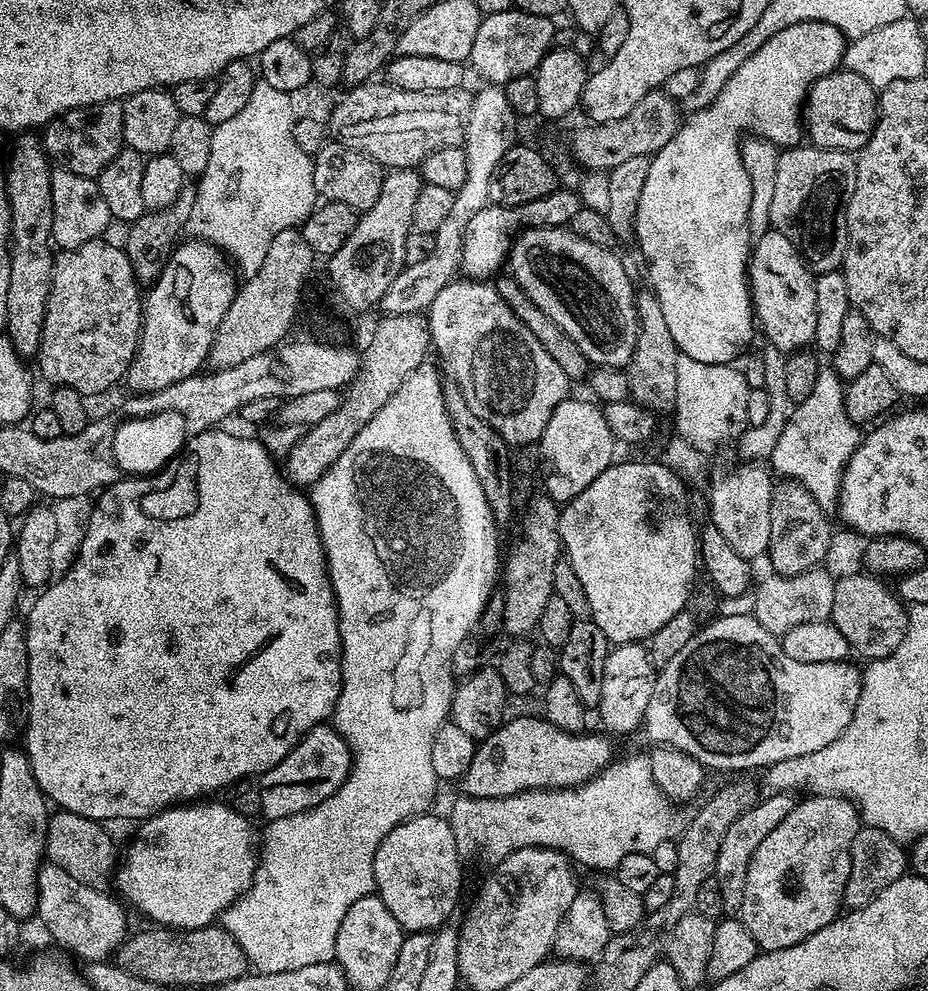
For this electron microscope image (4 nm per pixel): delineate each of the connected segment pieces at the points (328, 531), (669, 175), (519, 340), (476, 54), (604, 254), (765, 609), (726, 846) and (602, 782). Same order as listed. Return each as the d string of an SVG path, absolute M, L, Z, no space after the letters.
M432 362L420 364L418 370L414 370L414 374L410 374L410 378L406 378L406 382L402 382L402 386L398 386L398 390L392 395L390 402L386 402L386 406L382 406L382 410L378 410L378 414L374 414L374 418L370 418L370 422L366 422L366 426L362 426L362 430L354 438L354 442L350 442L350 446L346 446L346 450L342 450L342 454L332 463L330 470L326 470L324 477L322 477L317 484L311 485L310 499L312 502L312 509L316 512L316 525L320 528L320 541L324 547L324 558L328 562L328 577L332 583L332 592L336 595L336 609L338 610L338 618L340 619L340 693L338 694L338 702L336 703L336 708L332 711L330 720L336 729L336 733L348 743L348 749L352 752L352 773L348 775L346 782L342 782L342 786L334 794L330 794L330 798L326 798L326 802L322 802L310 810L302 810L298 814L290 814L286 818L267 821L266 826L268 826L268 829L264 832L264 844L262 840L258 848L256 873L252 879L252 884L239 900L235 900L233 904L218 917L222 927L232 935L238 946L240 946L248 956L249 965L251 965L257 973L265 972L266 974L278 974L286 970L299 970L302 966L329 963L336 954L336 935L338 934L338 926L342 926L342 918L346 918L350 906L354 906L354 902L358 902L358 898L366 898L367 896L373 895L376 886L376 879L374 878L374 854L378 850L378 846L382 846L382 838L386 838L386 834L390 834L390 830L394 830L394 826L398 826L402 822L406 822L415 816L425 815L425 813L431 809L428 807L431 806L432 799L436 796L438 781L434 774L434 766L430 766L430 749L434 746L434 734L449 719L452 710L452 693L454 691L454 677L451 665L452 655L458 646L458 642L462 642L462 638L466 638L466 634L470 634L470 630L478 622L482 610L492 596L494 589L497 587L498 577L502 572L502 552L500 556L501 533L498 531L494 518L490 514L490 502L486 502L486 494L482 494L482 485L478 482L477 475L474 474L474 466L470 466L470 458L466 458L466 454L462 450L462 446L454 434L454 426L450 422L448 411L446 410L446 402L444 401L442 376L436 373L436 368L432 365Z
M798 22L794 26L786 26L786 30L778 30L774 38L765 42L750 58L746 58L746 62L742 62L742 66L738 66L738 70L734 70L734 74L730 74L718 98L714 98L710 106L691 113L681 123L678 134L674 134L674 138L670 138L670 142L666 142L666 146L662 146L662 150L658 150L655 156L651 157L650 174L646 174L646 186L642 186L642 198L638 198L635 239L640 240L640 252L644 255L645 262L648 263L648 280L652 283L649 285L651 291L655 292L658 303L662 306L662 318L666 318L666 326L670 326L670 335L674 337L676 347L683 355L697 359L699 362L731 365L735 361L735 356L751 342L752 328L754 332L754 309L748 283L748 261L754 241L748 229L748 215L750 214L752 191L750 190L750 174L746 174L746 166L742 164L740 153L742 137L745 134L751 134L753 137L768 140L781 149L799 145L802 140L802 109L804 101L808 98L808 92L812 89L814 81L841 67L845 47L846 37L826 22Z
M454 278L446 286L442 286L438 298L426 309L428 332L432 336L431 347L440 351L444 364L448 367L447 375L455 380L462 390L466 402L470 402L470 410L482 418L482 422L490 422L494 430L498 430L509 446L516 444L535 445L539 441L555 407L570 396L570 381L558 367L558 362L546 354L542 342L530 334L530 330L510 310L510 306L501 300L498 290L491 283L483 280Z
M513 8L483 16L472 43L468 64L482 82L503 86L509 80L535 73L537 66L555 43L556 24L553 17L540 16Z
M567 227L530 228L521 231L512 245L510 272L530 302L534 302L534 306L538 306L538 310L543 310L554 322L558 322L558 326L562 326L570 338L574 338L574 346L582 350L589 365L620 370L632 361L640 320L636 316L637 289L632 288L632 280L623 262L614 253L612 248L594 246L594 242L578 238Z
M817 566L793 576L768 574L768 577L761 584L759 581L754 588L756 601L752 612L756 620L762 622L762 626L766 626L766 630L783 637L784 633L794 630L794 626L802 626L802 622L829 619L834 606L834 586L837 577L831 576L826 569L827 567Z
M774 792L757 799L750 810L746 810L726 830L726 838L722 838L722 847L718 849L716 874L718 890L721 892L721 906L725 917L735 917L742 906L742 894L746 894L746 870L750 870L750 858L754 858L754 850L762 846L762 838L770 834L790 814L794 803L793 797L787 792Z
M642 754L619 760L577 788L539 788L506 798L460 798L452 808L450 823L461 857L465 861L481 860L484 864L495 866L520 848L558 848L577 865L585 864L588 868L597 868L597 873L608 874L616 869L622 858L626 858L626 854L654 853L662 843L675 841L678 834L684 831L686 816L672 809L675 808L673 801L656 784L648 756Z

